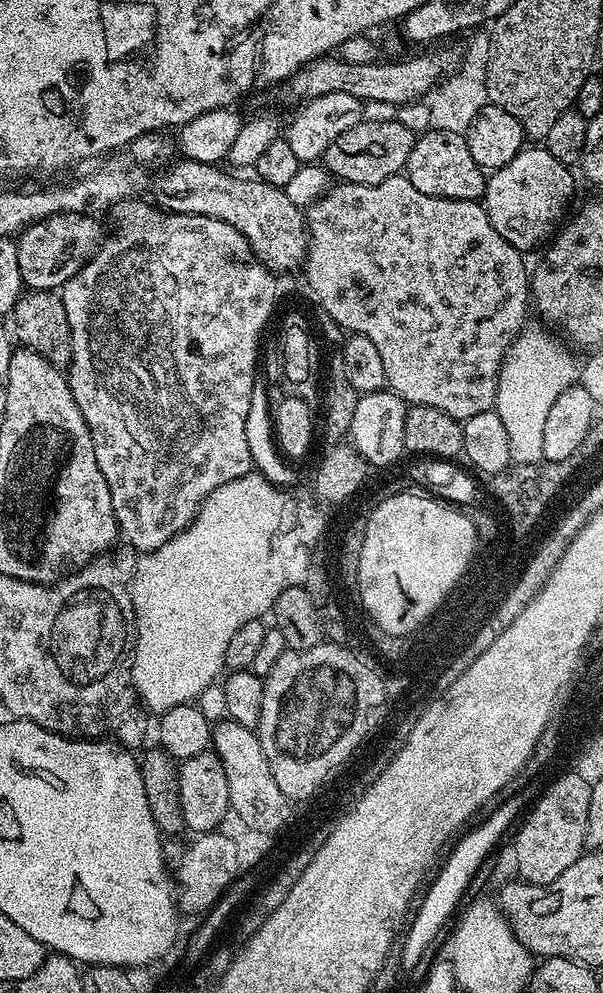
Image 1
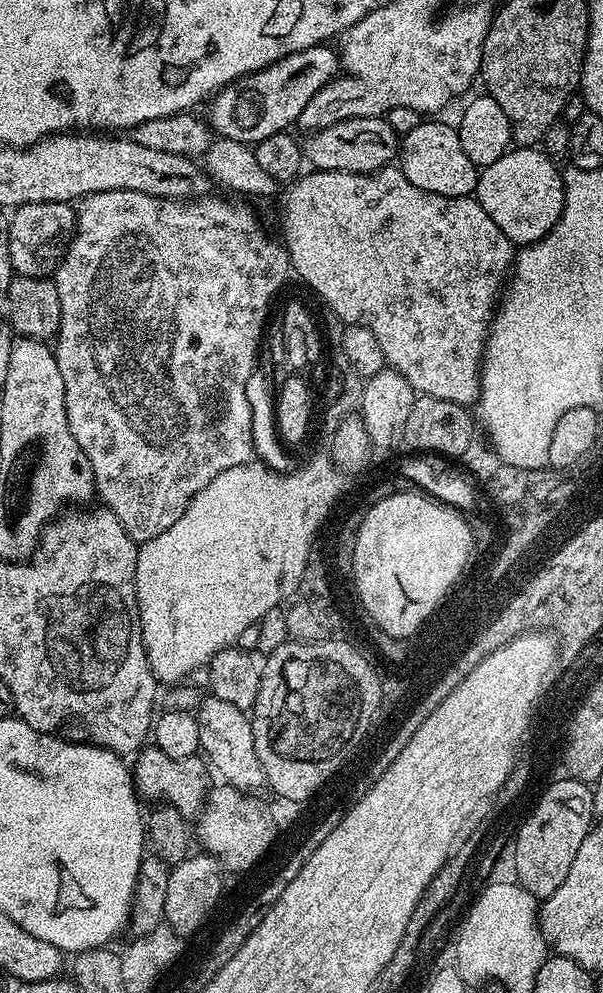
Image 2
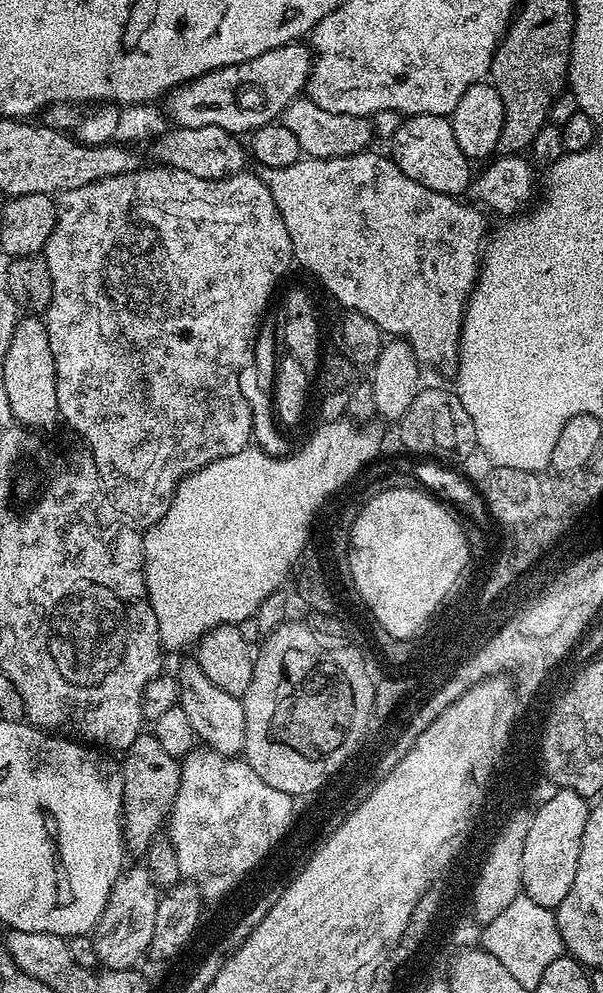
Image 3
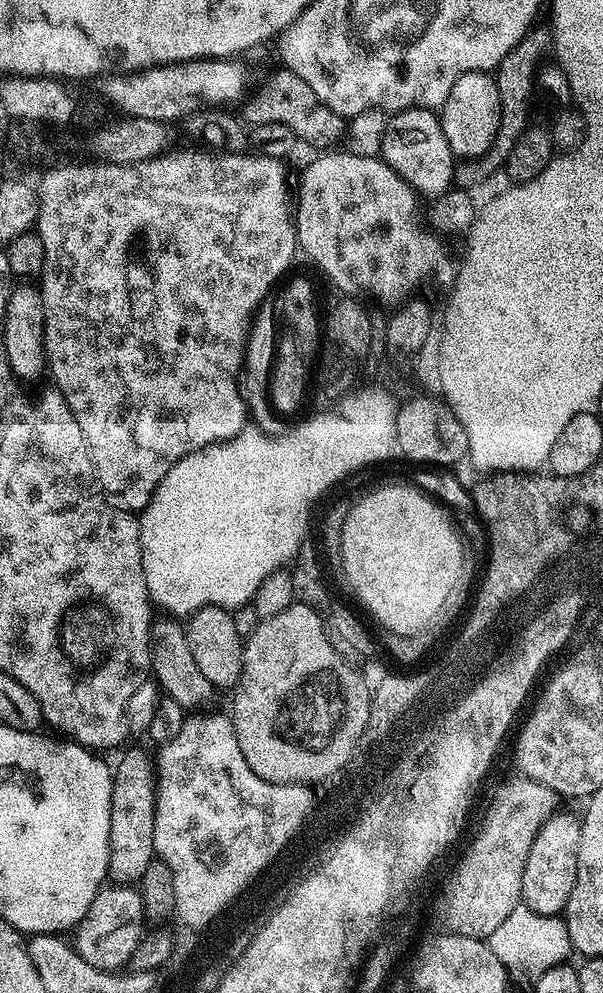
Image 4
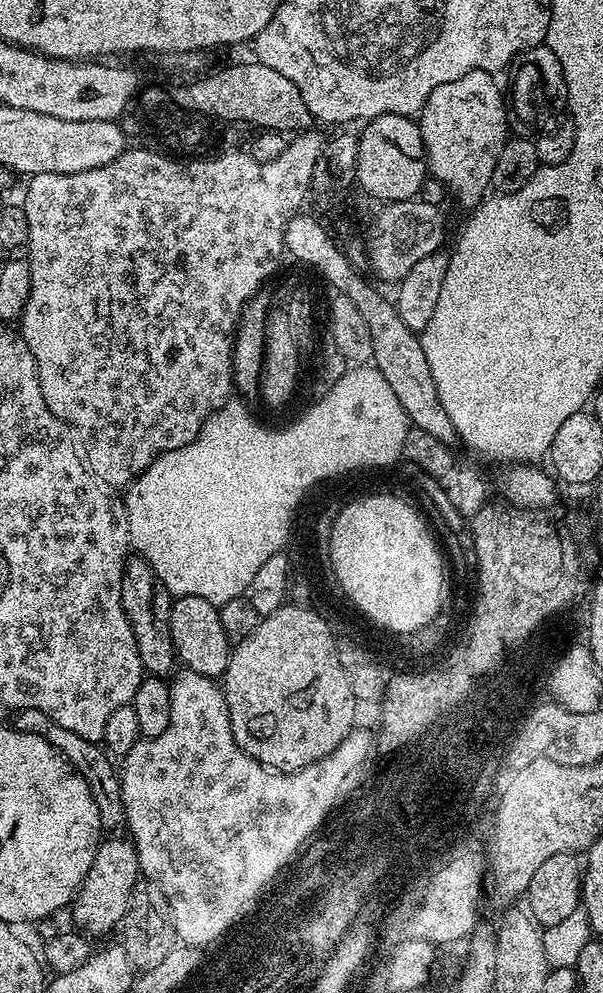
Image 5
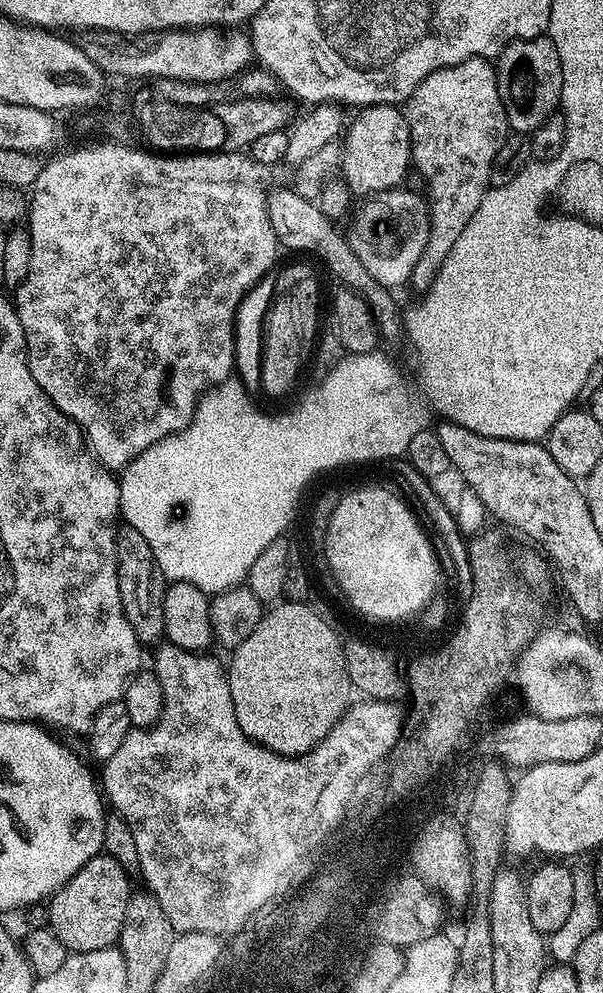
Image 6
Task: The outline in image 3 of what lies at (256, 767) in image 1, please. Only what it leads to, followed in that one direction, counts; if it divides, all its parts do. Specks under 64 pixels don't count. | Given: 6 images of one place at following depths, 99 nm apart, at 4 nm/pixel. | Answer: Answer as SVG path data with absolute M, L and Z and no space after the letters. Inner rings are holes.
M188 658L175 677L180 691L178 707L186 710L186 718L190 718L190 726L194 726L197 741L223 756L239 757L246 742L246 716L241 697L226 694L226 690L218 690L218 686L214 686L214 682L202 674L192 658Z

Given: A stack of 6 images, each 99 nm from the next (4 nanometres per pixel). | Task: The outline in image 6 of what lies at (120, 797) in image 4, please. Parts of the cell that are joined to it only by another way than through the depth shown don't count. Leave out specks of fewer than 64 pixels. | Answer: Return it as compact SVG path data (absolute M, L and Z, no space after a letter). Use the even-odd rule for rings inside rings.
M101 854L86 862L86 866L70 878L70 882L52 895L47 905L46 924L69 953L102 950L113 947L119 941L130 895L128 880L130 873L113 856Z

